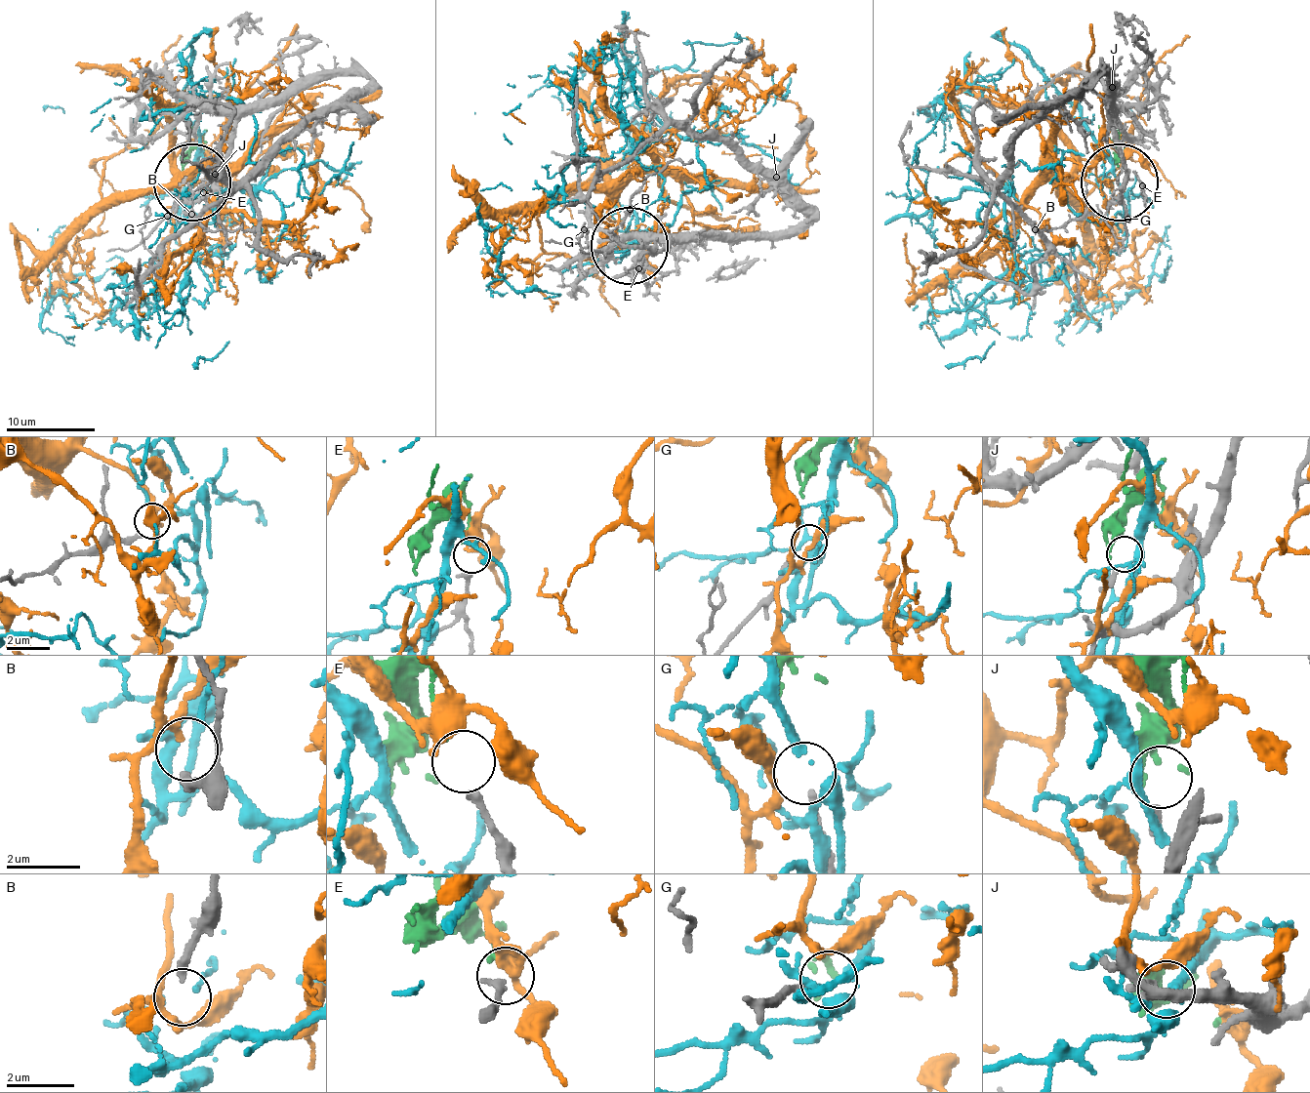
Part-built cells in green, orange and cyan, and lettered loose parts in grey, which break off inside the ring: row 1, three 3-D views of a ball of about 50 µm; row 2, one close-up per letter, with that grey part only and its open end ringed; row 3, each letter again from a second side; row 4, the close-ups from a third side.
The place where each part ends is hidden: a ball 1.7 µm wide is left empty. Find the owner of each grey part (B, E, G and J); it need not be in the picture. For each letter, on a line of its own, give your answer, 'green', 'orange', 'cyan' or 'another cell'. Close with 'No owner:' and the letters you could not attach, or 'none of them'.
B: another cell
E: orange
G: cyan
J: green
No owner: B

